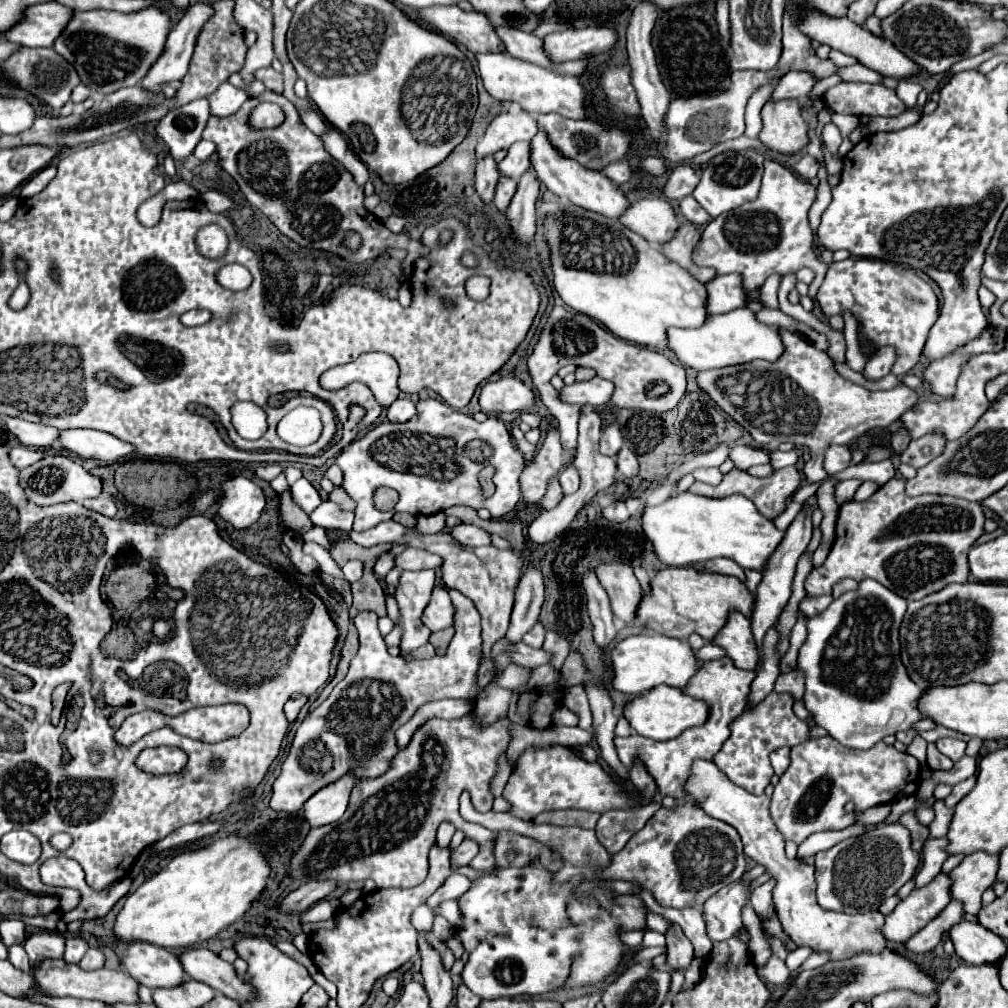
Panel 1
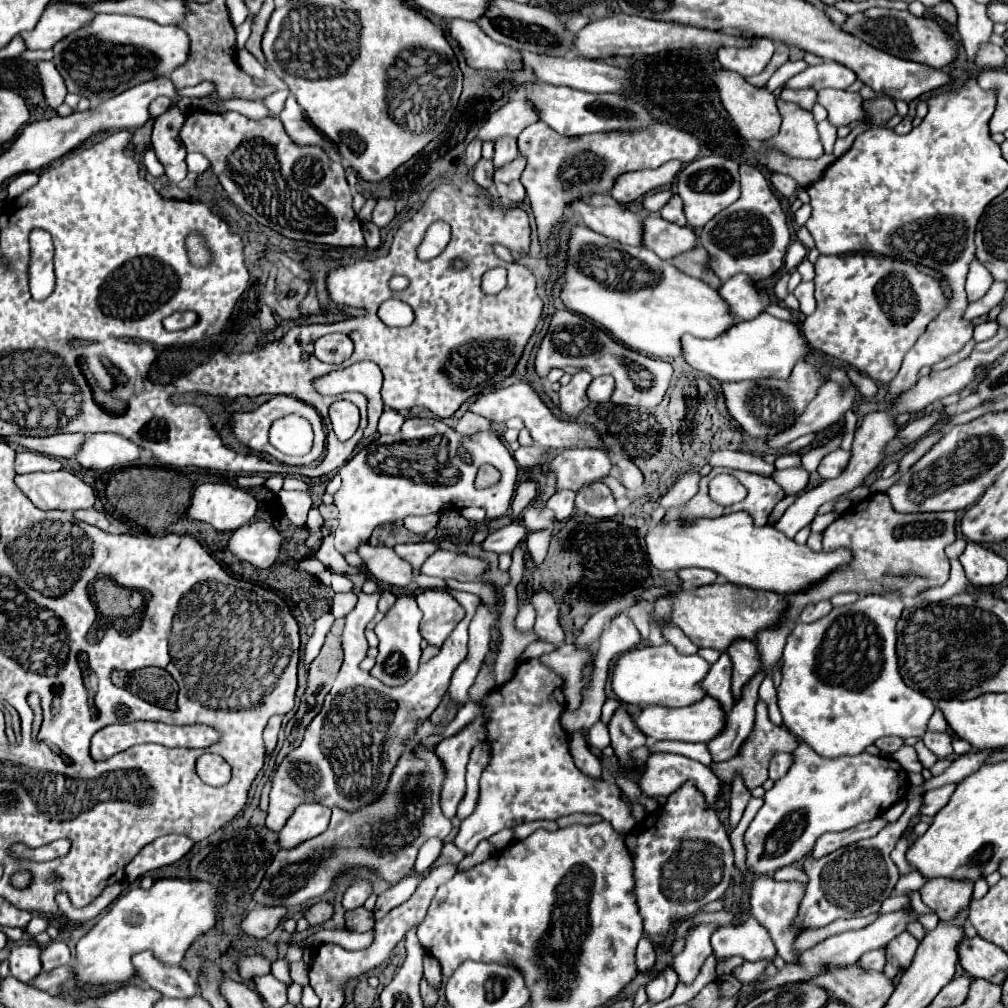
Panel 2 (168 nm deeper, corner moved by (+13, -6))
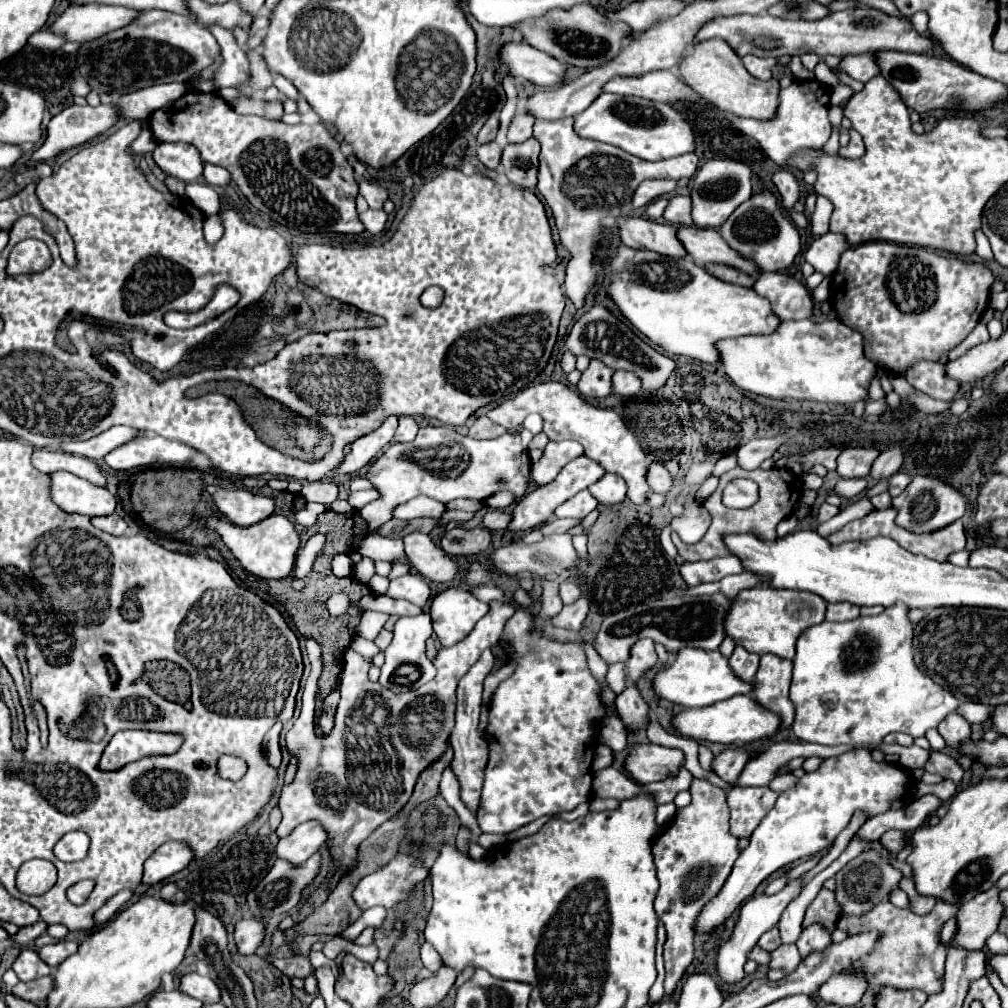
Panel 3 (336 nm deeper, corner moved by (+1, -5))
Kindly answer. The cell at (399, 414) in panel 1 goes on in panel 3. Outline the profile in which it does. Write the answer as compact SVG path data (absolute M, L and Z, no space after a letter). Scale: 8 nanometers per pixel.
M399 418L399 426L395 432L395 442L413 442L417 436L417 422L413 418Z

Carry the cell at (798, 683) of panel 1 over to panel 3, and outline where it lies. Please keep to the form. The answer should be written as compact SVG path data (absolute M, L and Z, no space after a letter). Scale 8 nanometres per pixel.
M757 586L753 590L743 590L733 598L733 606L725 618L727 636L731 636L739 646L755 654L775 654L781 658L795 656L795 640L799 634L825 620L827 602L813 592L799 590L777 590Z

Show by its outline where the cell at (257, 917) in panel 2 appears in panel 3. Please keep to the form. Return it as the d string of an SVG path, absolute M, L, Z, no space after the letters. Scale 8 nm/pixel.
M249 918L249 920L241 920L235 924L235 944L237 944L237 952L247 956L253 954L257 950L257 946L263 940L263 922L259 918Z

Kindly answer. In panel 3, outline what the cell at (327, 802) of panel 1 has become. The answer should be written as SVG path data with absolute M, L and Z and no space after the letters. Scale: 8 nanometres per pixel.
M303 822L289 836L281 838L275 854L277 858L289 862L291 866L299 866L309 860L321 846L325 844L325 830L321 830L319 822Z

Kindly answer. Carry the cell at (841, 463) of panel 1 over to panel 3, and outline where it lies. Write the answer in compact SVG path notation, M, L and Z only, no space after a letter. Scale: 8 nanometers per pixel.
M847 448L837 458L837 474L841 478L865 478L877 456L875 448Z

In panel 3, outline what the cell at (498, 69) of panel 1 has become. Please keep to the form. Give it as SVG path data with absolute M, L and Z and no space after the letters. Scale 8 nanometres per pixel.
M601 94L587 110L575 114L575 130L581 138L613 144L637 158L657 162L697 150L697 136L691 124L669 104L645 98L621 98L617 94Z

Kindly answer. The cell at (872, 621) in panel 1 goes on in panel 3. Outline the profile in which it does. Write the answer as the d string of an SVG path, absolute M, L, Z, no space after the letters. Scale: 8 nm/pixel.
M891 606L879 616L859 616L849 622L821 622L805 630L797 640L797 654L793 658L791 698L797 708L793 732L803 742L823 746L863 746L881 744L883 736L891 732L905 732L913 738L925 736L929 728L937 728L945 714L957 710L959 700L951 690L935 684L921 674L913 660L913 626L907 618L905 606Z

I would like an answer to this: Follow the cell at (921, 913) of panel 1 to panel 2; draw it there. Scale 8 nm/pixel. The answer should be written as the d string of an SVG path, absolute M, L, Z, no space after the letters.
M909 907L909 909L899 909L895 913L889 913L889 915L881 915L877 921L869 923L867 927L863 927L859 931L845 931L845 933L833 935L833 937L817 943L813 949L807 949L805 953L801 953L801 965L787 965L785 969L781 969L781 973L777 977L771 977L771 979L759 983L755 995L759 995L761 991L767 991L771 987L781 987L785 983L809 981L813 975L821 973L827 965L849 965L849 963L855 963L855 961L859 961L859 957L863 953L879 949L879 947L885 947L891 939L895 939L899 933L903 933L907 929L907 925L913 923L913 921L917 921L917 913L915 913L913 907Z

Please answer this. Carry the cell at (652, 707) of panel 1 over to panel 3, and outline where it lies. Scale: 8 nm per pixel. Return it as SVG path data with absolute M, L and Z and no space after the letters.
M737 694L733 698L727 698L725 702L715 702L707 708L689 708L683 710L679 716L673 718L675 728L681 736L695 738L695 740L709 740L709 742L721 742L721 744L749 744L765 738L773 738L781 730L781 716L763 708L751 694Z

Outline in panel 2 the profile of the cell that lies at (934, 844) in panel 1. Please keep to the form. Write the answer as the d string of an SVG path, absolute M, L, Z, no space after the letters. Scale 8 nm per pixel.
M893 895L893 897L889 897L889 899L883 903L883 907L879 909L879 913L881 913L881 915L883 915L883 913L893 913L893 911L905 907L905 905L909 905L909 897L907 897L907 895Z

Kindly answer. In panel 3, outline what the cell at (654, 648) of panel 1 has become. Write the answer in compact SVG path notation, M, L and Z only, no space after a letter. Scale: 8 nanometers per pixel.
M685 648L679 650L675 664L657 672L653 688L661 698L667 698L681 706L711 706L719 700L727 700L735 694L747 694L753 690L753 682L745 682L737 678L727 662L727 658L719 650L701 650L701 648Z

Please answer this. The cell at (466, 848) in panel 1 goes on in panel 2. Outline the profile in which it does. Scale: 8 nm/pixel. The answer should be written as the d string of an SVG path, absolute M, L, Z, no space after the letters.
M537 659L521 663L511 681L491 691L487 727L491 761L481 775L477 807L463 819L453 841L465 855L473 853L481 839L489 839L501 829L537 819L559 819L571 813L601 815L617 833L629 833L635 827L631 805L623 801L619 785L593 779L575 767L569 755L569 735L559 725L561 711L565 711L561 677Z

